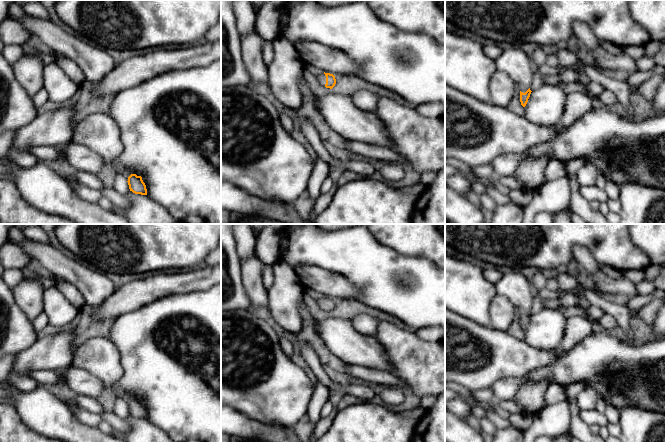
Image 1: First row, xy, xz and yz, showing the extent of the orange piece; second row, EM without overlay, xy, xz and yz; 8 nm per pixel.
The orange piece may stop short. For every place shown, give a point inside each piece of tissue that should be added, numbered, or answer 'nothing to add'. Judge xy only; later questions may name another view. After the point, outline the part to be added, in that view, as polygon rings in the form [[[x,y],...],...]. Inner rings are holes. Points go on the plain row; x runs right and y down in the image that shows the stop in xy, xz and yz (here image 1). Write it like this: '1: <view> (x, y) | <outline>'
nothing to add

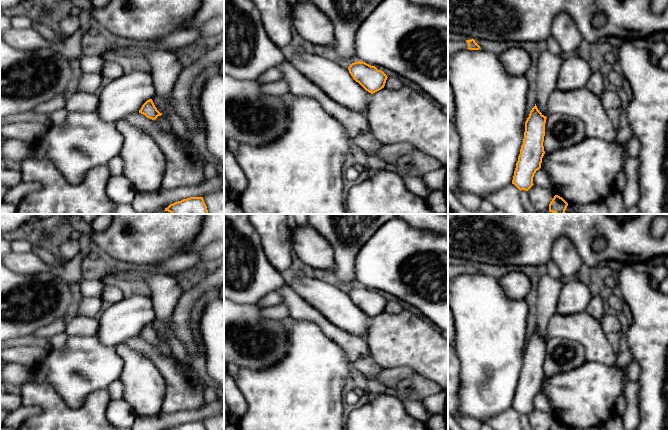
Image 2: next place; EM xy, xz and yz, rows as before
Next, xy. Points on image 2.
nothing to add

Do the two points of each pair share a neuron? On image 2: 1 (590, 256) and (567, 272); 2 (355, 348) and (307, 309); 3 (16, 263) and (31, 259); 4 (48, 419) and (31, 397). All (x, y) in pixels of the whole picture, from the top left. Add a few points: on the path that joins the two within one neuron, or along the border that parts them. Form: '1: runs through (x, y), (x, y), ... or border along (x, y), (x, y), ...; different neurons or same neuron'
1: border along (571, 240), (583, 263); different neurons
2: runs through (343, 339), (331, 331), (319, 319); same neuron
3: runs through (20, 263), (27, 263); same neuron
4: runs through (48, 412), (48, 409), (38, 399); same neuron

